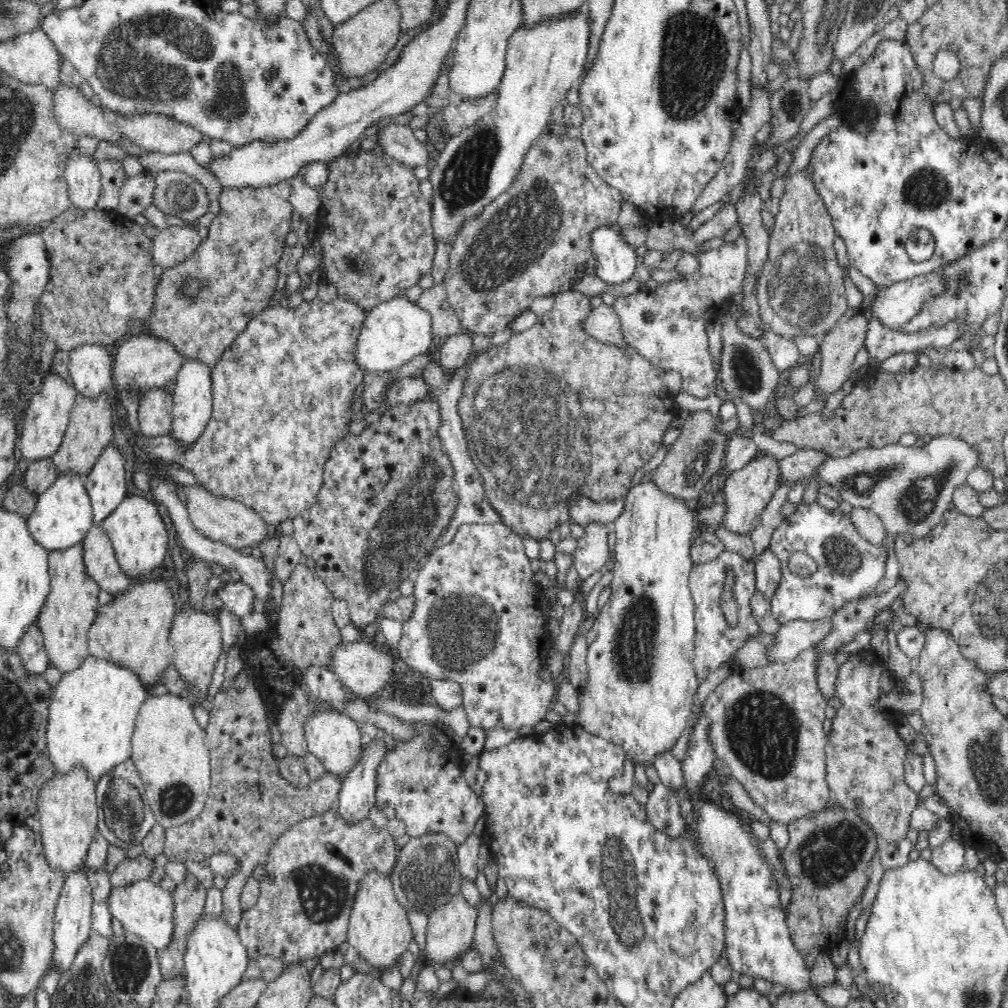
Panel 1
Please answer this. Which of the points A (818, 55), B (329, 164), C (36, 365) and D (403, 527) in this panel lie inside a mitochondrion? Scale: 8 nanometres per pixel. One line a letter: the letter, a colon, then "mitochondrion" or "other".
A: mitochondrion
B: other
C: other
D: mitochondrion

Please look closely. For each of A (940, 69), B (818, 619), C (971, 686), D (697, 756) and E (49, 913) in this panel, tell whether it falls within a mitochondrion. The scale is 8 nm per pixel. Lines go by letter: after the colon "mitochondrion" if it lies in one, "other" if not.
A: other
B: other
C: mitochondrion
D: other
E: other

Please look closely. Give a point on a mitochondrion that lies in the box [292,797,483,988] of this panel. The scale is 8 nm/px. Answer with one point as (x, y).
(426, 874)

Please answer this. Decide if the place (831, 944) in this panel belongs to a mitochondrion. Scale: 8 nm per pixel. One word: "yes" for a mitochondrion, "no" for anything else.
no

